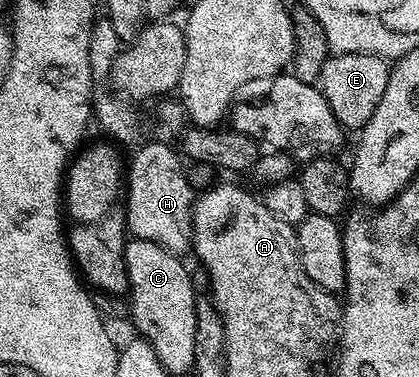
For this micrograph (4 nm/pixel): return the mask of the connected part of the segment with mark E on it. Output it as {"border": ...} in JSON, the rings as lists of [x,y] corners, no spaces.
{"border":[[[370,53],[329,54],[322,65],[318,86],[341,127],[356,133],[374,117],[374,109],[378,109],[378,101],[382,101],[382,93],[386,93],[389,70],[389,60]]]}

